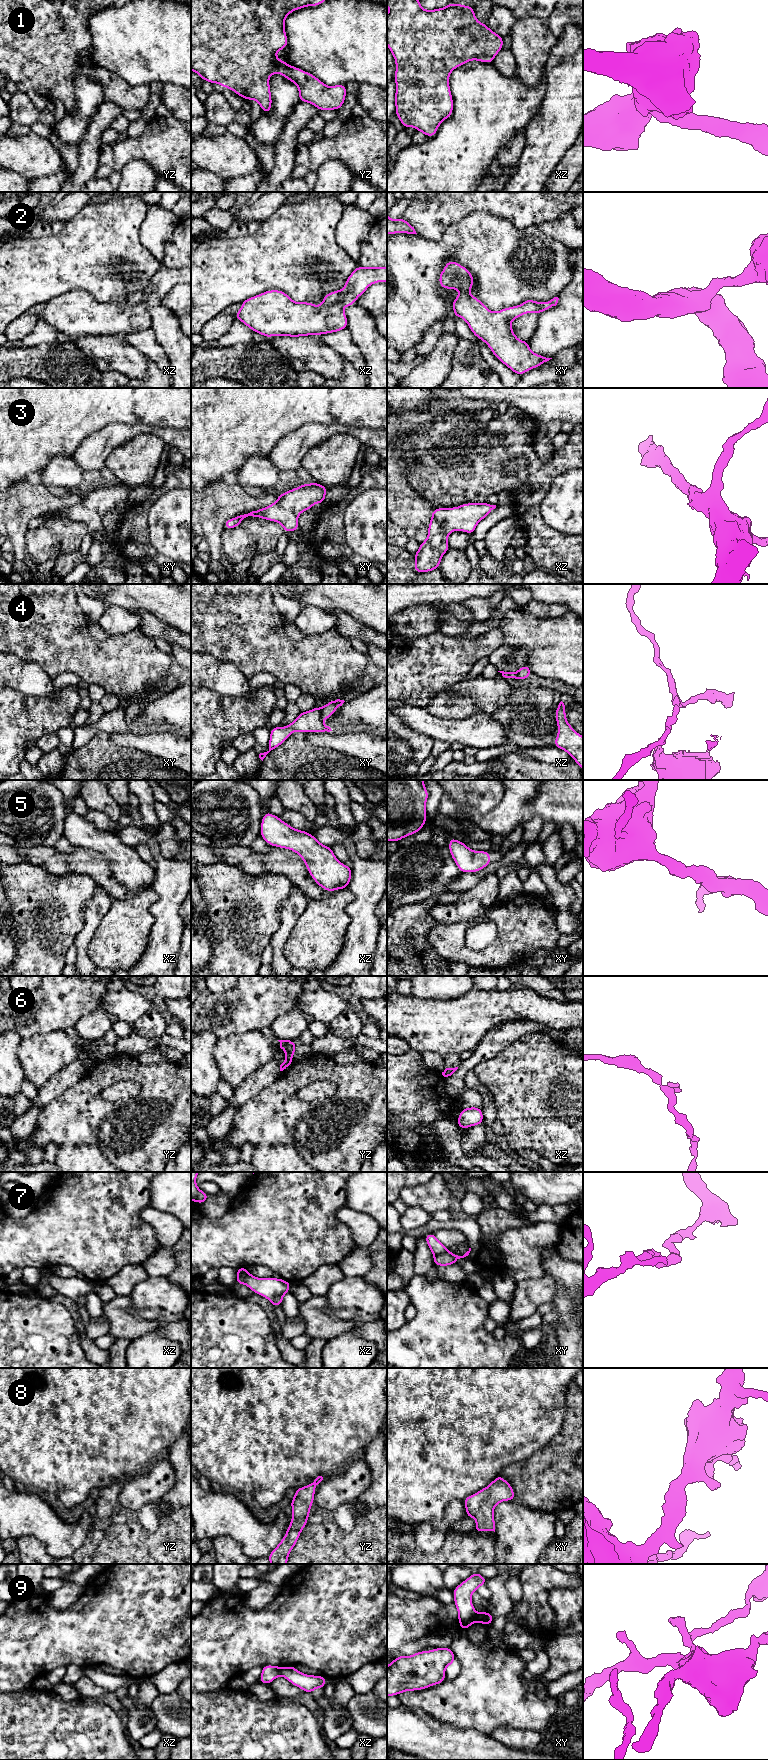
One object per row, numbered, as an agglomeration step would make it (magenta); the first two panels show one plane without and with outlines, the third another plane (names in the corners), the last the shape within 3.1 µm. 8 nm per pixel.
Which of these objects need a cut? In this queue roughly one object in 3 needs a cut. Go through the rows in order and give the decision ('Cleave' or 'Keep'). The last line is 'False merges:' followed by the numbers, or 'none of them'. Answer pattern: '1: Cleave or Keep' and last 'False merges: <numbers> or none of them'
1: Keep
2: Keep
3: Keep
4: Cleave
5: Keep
6: Cleave
7: Cleave
8: Keep
9: Cleave
False merges: 4, 6, 7, 9

